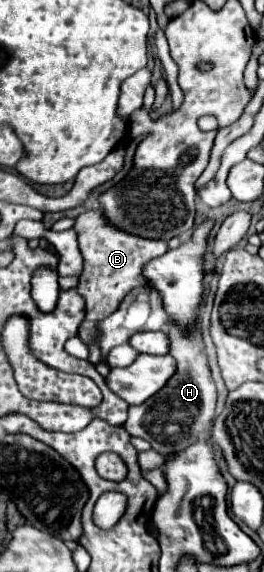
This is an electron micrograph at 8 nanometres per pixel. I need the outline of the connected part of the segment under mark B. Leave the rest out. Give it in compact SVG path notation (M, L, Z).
M101 210L83 212L75 220L75 232L79 236L79 248L83 252L85 268L79 276L79 286L75 288L85 300L85 320L101 322L105 316L111 316L121 300L133 290L149 286L149 280L143 276L143 266L167 252L165 240L145 240L141 236L133 236L121 232L121 228L109 224Z

